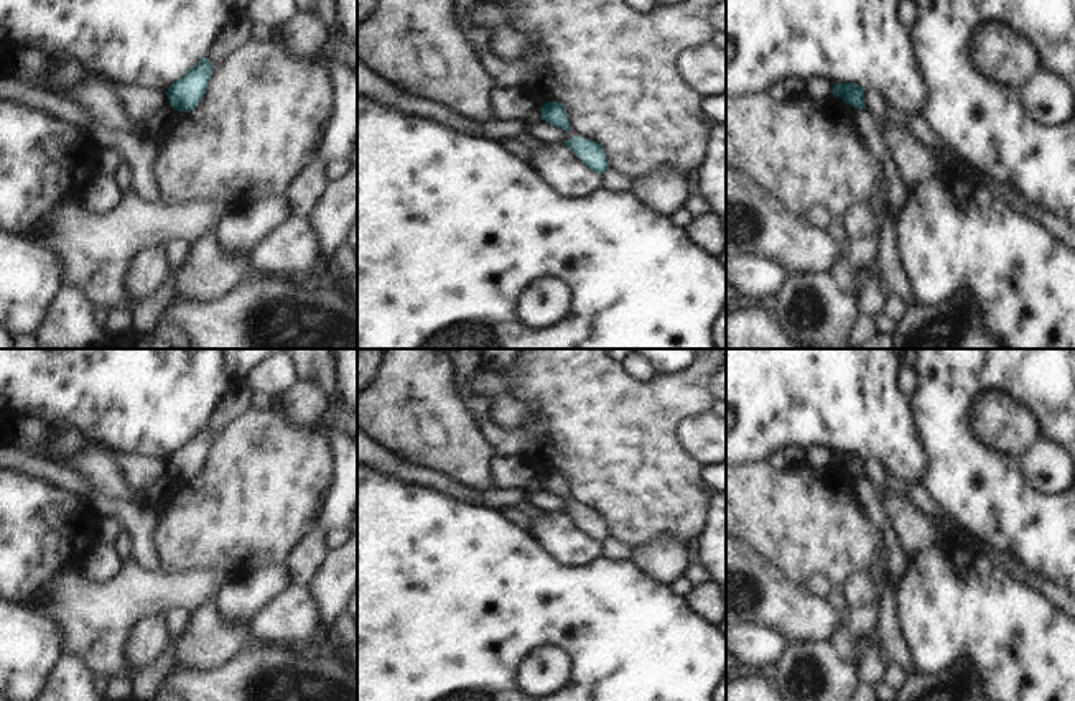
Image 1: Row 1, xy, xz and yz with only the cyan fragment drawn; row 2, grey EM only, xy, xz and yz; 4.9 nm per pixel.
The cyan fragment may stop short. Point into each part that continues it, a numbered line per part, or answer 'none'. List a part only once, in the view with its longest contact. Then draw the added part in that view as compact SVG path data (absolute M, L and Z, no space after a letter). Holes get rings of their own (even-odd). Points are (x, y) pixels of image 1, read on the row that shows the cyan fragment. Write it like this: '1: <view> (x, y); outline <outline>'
none

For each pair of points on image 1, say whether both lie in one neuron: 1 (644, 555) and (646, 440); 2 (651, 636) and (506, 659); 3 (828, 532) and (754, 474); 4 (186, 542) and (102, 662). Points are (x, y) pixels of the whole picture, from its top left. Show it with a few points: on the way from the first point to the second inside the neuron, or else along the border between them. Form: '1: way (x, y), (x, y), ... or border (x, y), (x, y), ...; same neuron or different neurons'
1: border (682, 537), (659, 533), (634, 548); different neurons
2: way (614, 627), (542, 622); same neuron
3: way (810, 522), (799, 519), (772, 492); same neuron
4: border (203, 568), (176, 573), (158, 570); different neurons

